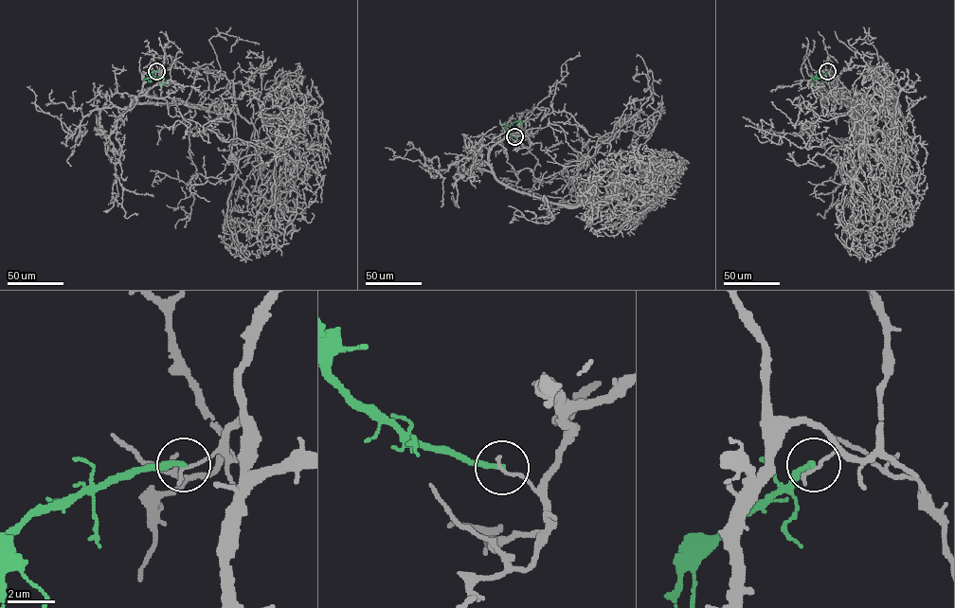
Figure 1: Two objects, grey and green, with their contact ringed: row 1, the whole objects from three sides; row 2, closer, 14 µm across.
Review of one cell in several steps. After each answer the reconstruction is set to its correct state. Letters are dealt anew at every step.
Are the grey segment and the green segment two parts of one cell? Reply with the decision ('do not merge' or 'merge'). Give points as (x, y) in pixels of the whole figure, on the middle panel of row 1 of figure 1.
do not merge

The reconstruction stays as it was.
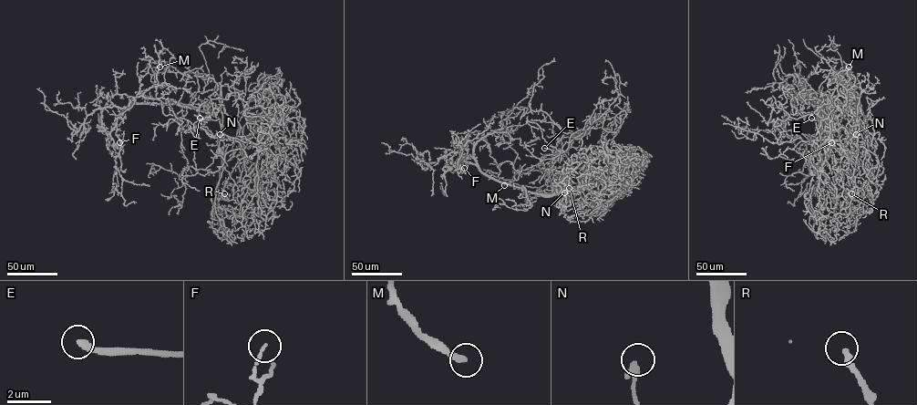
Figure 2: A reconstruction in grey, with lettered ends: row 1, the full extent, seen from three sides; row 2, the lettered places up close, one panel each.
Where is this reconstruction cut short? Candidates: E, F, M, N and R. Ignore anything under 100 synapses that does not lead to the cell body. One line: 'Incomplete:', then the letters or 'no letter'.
Incomplete: E, M

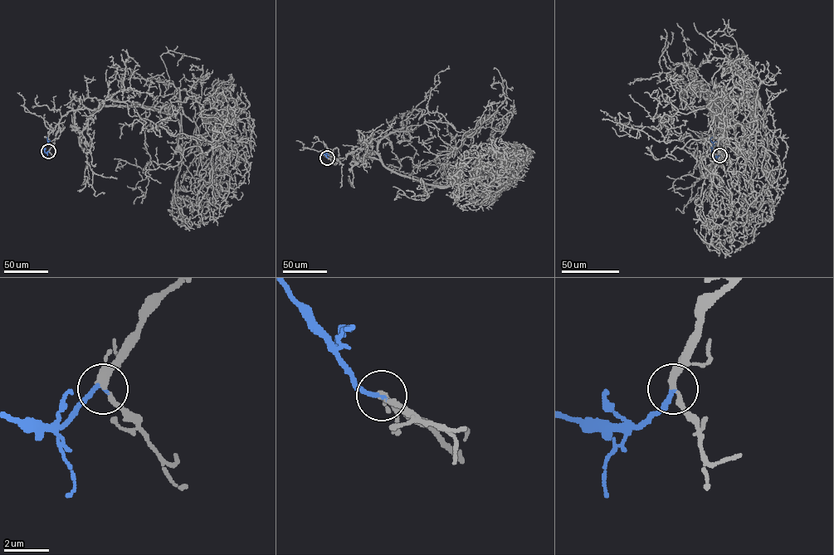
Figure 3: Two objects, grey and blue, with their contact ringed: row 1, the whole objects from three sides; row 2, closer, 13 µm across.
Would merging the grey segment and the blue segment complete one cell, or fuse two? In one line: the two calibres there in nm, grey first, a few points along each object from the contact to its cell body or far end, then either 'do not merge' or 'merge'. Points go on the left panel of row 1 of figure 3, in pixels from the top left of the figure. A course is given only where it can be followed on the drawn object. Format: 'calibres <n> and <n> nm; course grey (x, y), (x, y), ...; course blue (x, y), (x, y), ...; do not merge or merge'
calibres 280 and 200 nm; course grey (49, 151), (54, 144), (60, 119), (70, 111), (110, 106), (146, 106), (174, 117), (178, 120), (179, 149); course blue (49, 151), (46, 153), (43, 147), (46, 137); merge

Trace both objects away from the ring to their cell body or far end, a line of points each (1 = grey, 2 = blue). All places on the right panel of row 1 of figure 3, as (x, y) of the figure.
1: (719, 155), (726, 130), (720, 107), (708, 100), (717, 97), (754, 99), (738, 147), (741, 153)
2: (719, 155), (712, 155), (712, 137)

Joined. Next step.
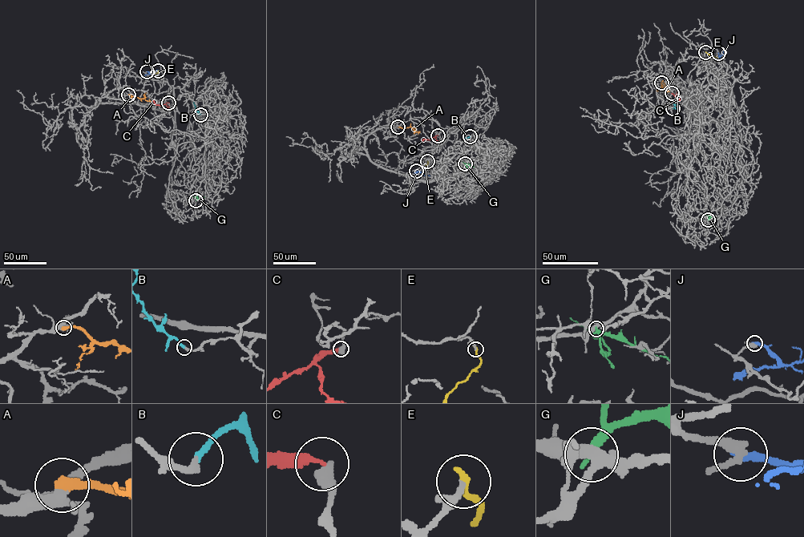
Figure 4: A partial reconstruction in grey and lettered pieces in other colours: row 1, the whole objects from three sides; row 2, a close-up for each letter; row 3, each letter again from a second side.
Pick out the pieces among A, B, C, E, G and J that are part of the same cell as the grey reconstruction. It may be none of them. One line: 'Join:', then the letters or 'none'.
Join: A, B

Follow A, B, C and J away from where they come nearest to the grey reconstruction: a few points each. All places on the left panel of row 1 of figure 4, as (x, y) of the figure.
A: (129, 94), (148, 101), (149, 99)
B: (200, 115), (194, 102)
C: (168, 102), (159, 105), (152, 100)
J: (147, 71), (150, 74), (157, 70), (160, 71)

